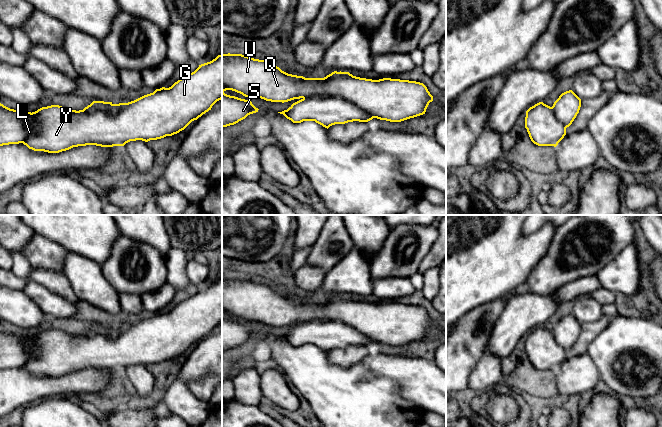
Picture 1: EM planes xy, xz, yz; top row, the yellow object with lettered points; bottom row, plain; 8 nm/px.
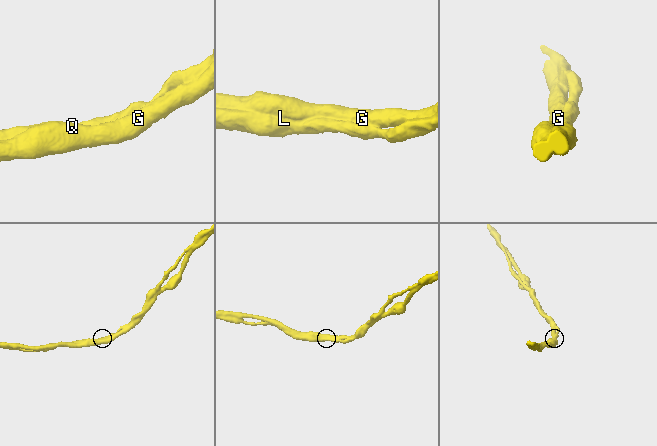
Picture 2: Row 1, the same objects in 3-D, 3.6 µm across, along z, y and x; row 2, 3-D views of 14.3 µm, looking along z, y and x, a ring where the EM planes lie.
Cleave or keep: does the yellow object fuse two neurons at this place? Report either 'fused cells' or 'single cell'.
single cell

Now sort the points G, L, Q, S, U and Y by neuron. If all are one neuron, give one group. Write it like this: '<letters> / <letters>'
G L Q S U Y

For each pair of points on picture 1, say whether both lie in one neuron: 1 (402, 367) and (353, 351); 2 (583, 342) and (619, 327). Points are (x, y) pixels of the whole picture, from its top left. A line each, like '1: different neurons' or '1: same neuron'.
1: different neurons
2: different neurons

